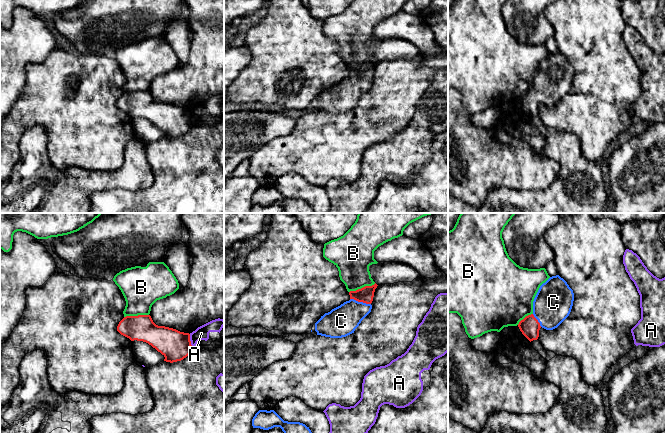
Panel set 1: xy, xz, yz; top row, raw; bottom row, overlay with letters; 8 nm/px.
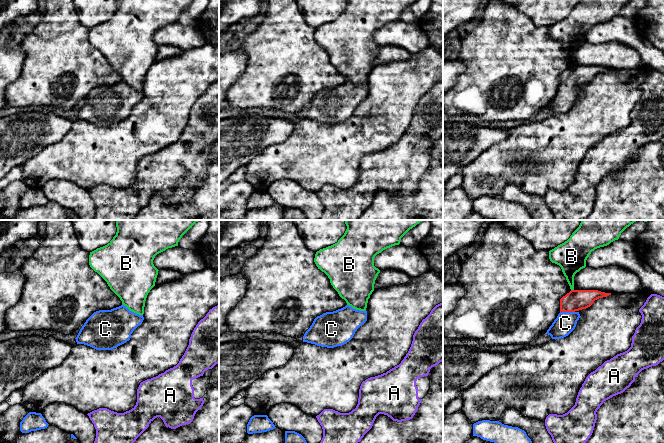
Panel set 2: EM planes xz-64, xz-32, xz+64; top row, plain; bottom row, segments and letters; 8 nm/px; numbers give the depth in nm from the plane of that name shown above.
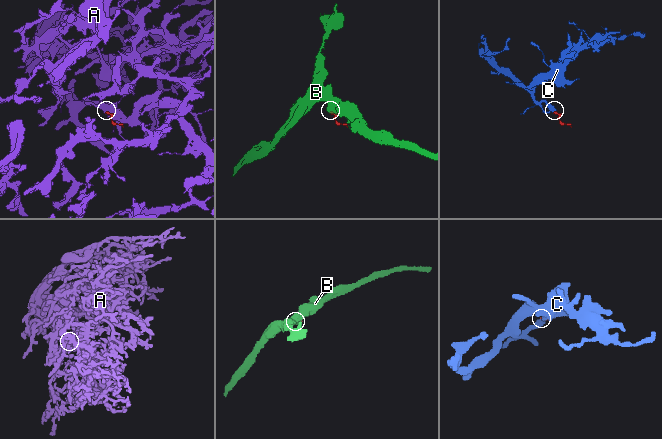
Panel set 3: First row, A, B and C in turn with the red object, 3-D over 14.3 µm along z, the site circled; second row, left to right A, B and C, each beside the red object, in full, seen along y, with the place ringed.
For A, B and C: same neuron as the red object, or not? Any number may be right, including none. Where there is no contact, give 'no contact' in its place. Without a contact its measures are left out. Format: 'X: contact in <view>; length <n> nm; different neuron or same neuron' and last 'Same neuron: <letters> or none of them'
A: contact in xy; length 130 nm; different neuron
B: contact in xz; length 220 nm; different neuron
C: contact in xz; length 180 nm; same neuron
Same neuron: C

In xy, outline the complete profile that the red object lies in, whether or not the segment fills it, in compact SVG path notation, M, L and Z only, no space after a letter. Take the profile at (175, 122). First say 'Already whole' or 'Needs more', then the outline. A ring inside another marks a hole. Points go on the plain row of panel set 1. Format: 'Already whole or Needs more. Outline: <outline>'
Already whole. Outline: M150 91L126 92L119 98L117 107L131 117L148 119L165 133L166 138L181 137L193 126L189 109L158 102Z

